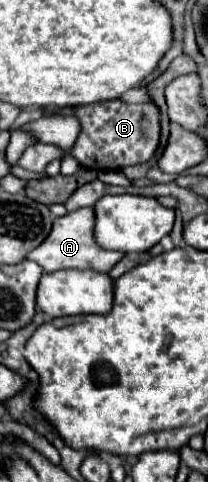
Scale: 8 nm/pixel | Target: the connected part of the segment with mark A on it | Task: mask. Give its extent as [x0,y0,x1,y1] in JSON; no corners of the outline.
[26,208,124,272]

